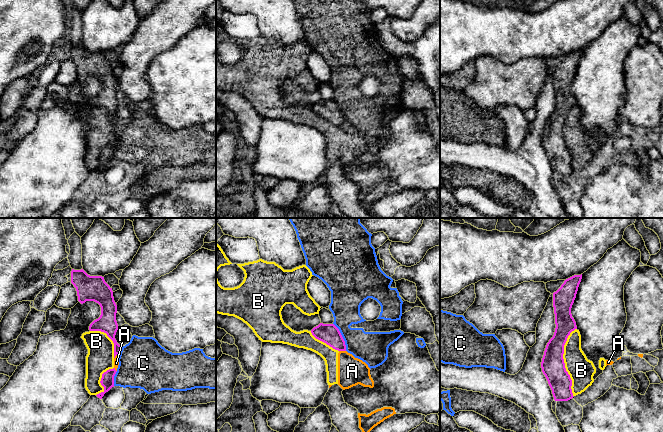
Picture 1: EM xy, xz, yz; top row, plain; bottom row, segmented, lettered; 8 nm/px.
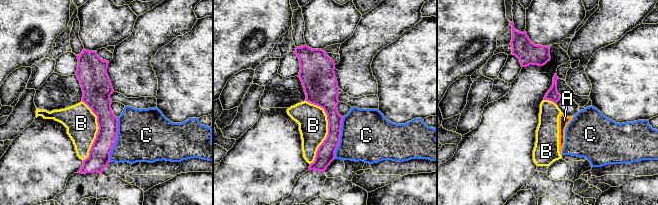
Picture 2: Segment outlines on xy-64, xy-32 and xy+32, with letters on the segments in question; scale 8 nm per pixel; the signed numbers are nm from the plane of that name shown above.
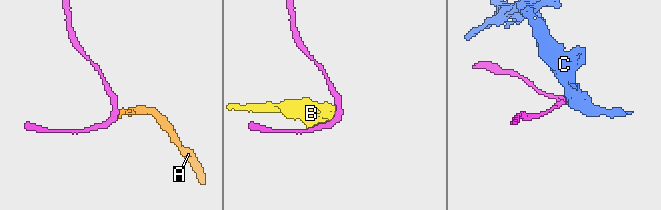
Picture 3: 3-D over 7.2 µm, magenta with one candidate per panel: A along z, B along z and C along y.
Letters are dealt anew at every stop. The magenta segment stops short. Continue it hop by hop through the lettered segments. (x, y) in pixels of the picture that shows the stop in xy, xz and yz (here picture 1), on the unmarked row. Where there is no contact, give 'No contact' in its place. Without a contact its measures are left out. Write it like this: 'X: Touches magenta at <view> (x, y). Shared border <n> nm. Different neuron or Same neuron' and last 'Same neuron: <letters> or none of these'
A: Touches magenta at xy (116, 130). Shared border 70 nm. Different neuron
B: Touches magenta at yz (563, 138). Shared border 550 nm. Different neuron
C: Touches magenta at xz (342, 113). Shared border 240 nm. Different neuron
Same neuron: none of these

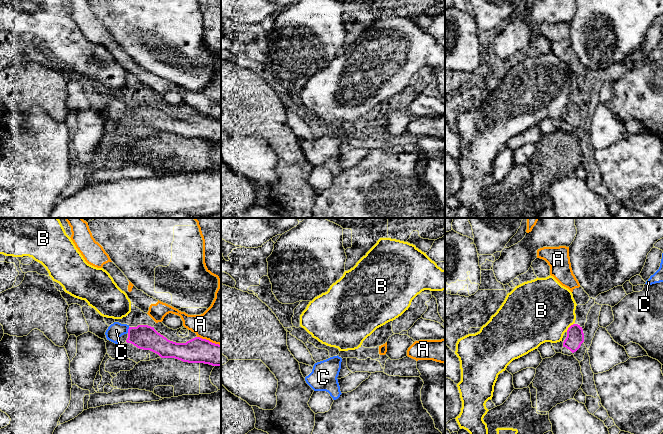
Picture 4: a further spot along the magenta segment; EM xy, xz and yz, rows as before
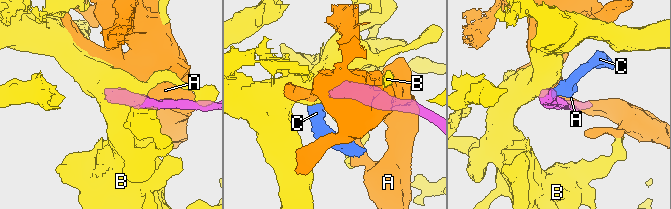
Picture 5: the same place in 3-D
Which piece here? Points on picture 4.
A: Touches magenta at xy (208, 116). Shared border 200 nm. Different neuron
B: Touches magenta at yz (569, 103). Shared border 90 nm. Different neuron
C: Touches magenta at xy (128, 106). Shared border 50 nm. Same neuron
Same neuron: C

